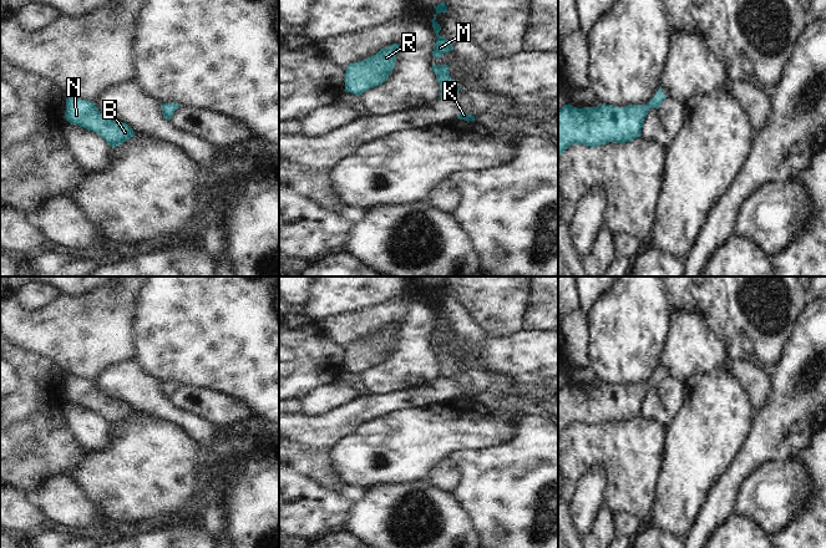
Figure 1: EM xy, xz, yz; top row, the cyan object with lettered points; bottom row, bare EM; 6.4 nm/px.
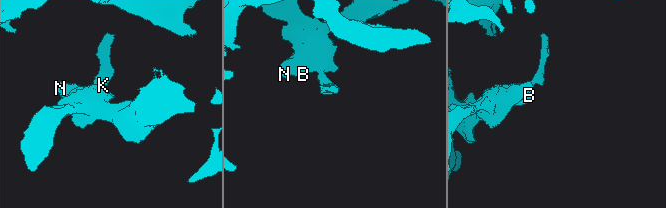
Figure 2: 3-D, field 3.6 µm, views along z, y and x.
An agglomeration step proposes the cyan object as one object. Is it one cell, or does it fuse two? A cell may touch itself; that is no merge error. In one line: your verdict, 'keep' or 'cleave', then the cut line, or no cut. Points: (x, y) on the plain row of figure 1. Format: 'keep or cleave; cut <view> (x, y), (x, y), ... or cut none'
keep; cut none

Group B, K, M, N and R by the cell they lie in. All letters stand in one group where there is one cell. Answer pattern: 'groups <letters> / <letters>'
groups B K M N R

